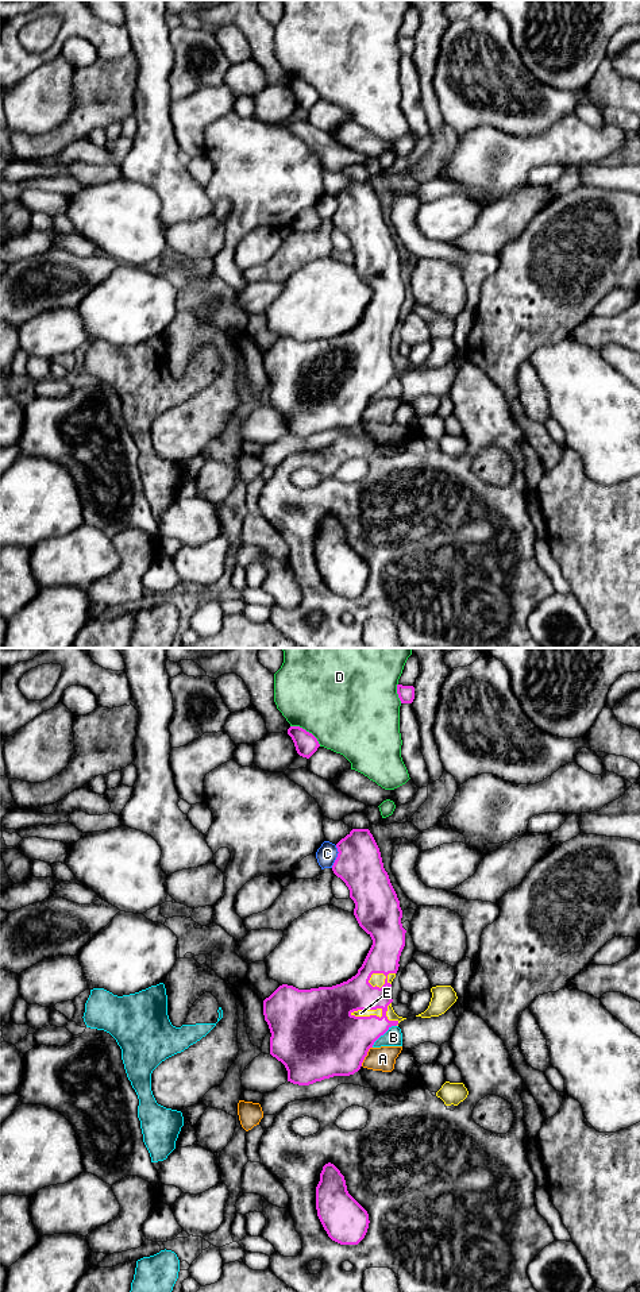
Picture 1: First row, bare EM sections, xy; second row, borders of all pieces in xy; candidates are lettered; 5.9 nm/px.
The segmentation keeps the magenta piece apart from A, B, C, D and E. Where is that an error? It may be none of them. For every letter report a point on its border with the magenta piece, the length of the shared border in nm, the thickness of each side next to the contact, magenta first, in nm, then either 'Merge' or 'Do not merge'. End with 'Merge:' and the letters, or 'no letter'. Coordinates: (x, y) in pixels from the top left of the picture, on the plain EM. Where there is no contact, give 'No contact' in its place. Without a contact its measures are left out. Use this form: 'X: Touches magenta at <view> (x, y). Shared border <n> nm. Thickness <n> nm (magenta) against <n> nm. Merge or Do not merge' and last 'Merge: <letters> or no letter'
A: Touches magenta at xy (366, 407). Shared border 140 nm. Thickness 420 nm (magenta) against 140 nm. Do not merge
B: Touches magenta at xy (382, 386). Shared border 200 nm. Thickness 320 nm (magenta) against 110 nm. Do not merge
C: Touches magenta at xy (338, 208). Shared border 140 nm. Thickness 280 nm (magenta) against 120 nm. Do not merge
D: Touches magenta at xy (305, 83). Shared border 220 nm. Thickness 140 nm (magenta) against 500 nm. Do not merge
E: Touches magenta at xy (366, 361). Shared border 200 nm. Thickness 360 nm (magenta) against 50 nm. Merge
Merge: E

